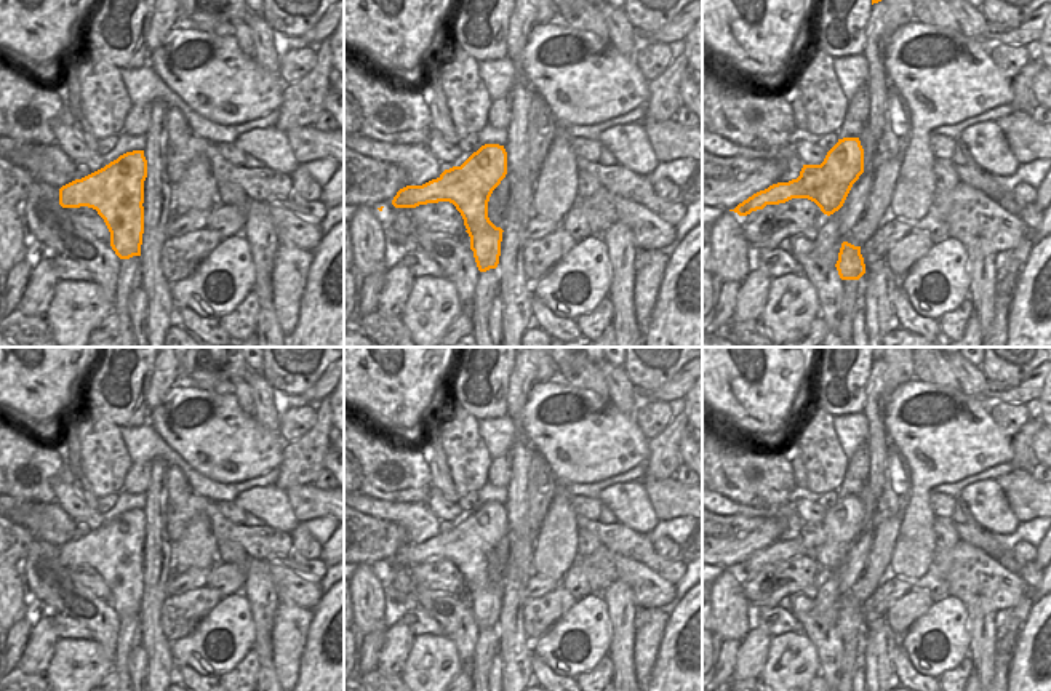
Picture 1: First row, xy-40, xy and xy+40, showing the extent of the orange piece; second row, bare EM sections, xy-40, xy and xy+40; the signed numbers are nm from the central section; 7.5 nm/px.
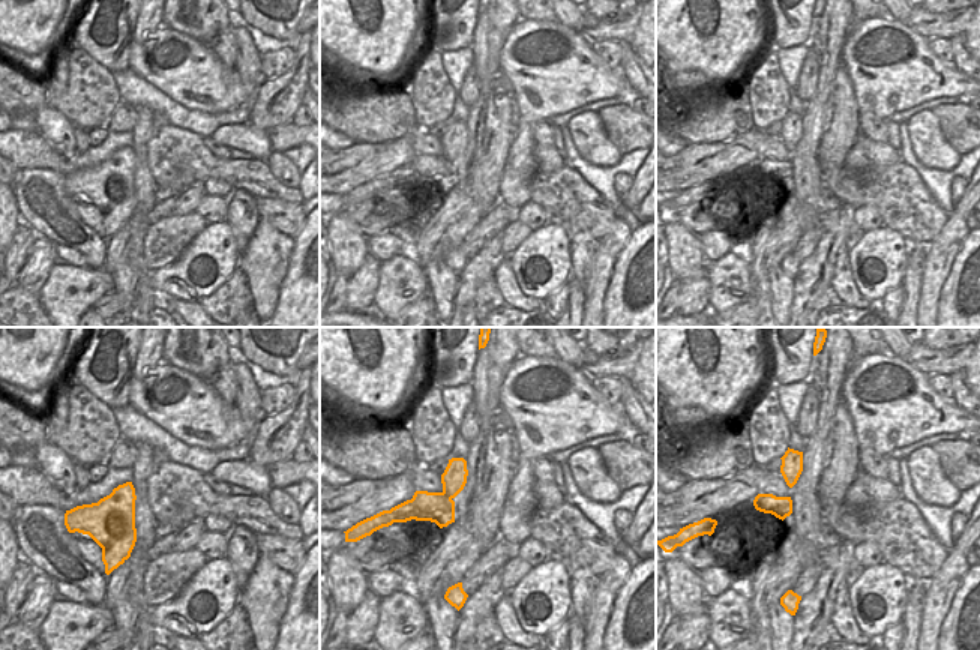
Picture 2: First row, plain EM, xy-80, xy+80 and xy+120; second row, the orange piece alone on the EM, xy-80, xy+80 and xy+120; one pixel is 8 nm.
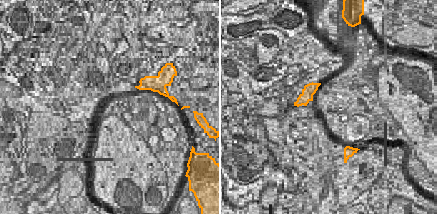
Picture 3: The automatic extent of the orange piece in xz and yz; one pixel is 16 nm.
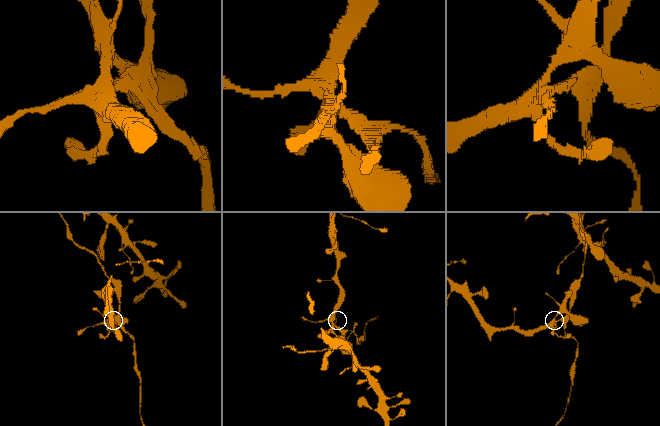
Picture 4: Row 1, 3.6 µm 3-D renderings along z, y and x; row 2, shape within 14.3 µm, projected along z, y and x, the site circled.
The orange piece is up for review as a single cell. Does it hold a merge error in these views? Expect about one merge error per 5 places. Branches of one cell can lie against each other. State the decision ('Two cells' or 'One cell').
Two cells

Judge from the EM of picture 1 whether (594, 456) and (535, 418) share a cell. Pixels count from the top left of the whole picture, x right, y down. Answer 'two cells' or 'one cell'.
one cell

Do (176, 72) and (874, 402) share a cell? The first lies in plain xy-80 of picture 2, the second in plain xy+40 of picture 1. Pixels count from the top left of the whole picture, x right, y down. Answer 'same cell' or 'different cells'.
different cells

